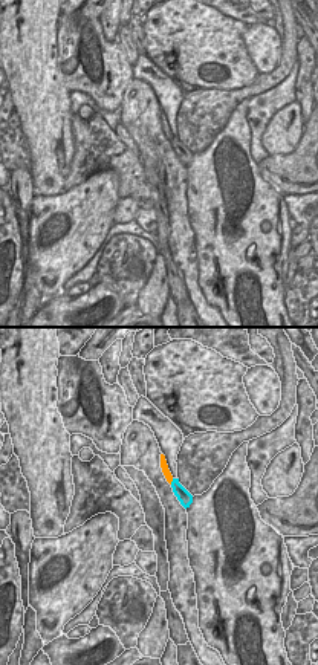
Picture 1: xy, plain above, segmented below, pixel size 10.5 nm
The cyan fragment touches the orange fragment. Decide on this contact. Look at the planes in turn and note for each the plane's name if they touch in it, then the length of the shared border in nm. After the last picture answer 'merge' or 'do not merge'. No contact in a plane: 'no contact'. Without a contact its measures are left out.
xy | 70 nm

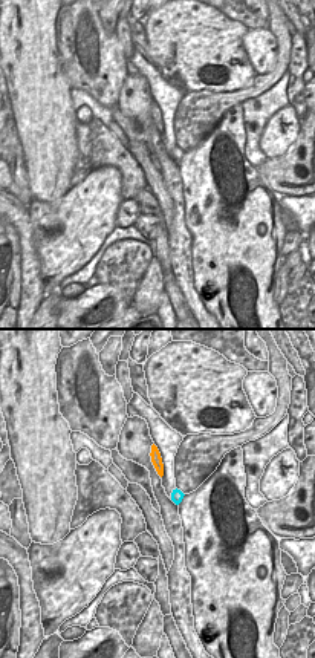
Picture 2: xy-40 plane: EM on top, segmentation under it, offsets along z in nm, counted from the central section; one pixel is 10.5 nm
no contact

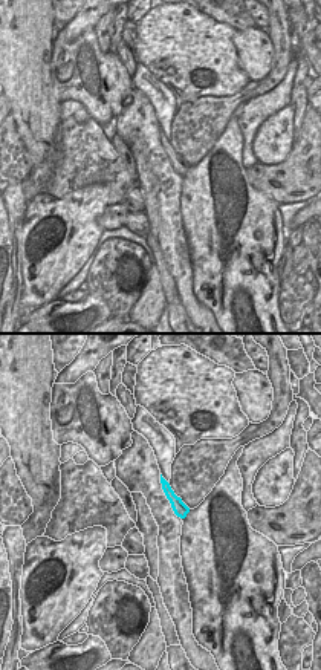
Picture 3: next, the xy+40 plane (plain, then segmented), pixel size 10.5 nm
no contact

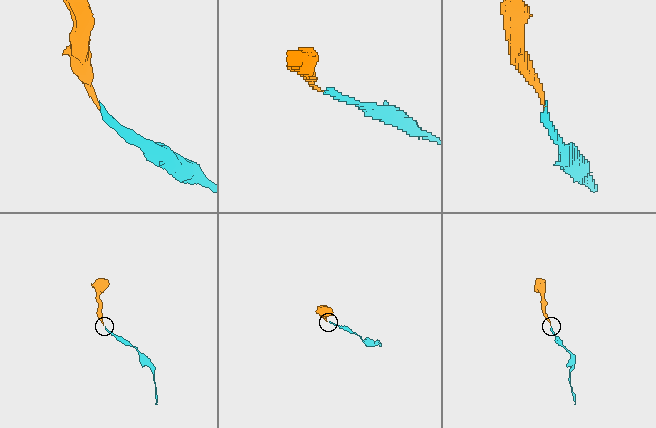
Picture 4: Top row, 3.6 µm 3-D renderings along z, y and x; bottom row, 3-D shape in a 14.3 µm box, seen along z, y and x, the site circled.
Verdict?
merge

